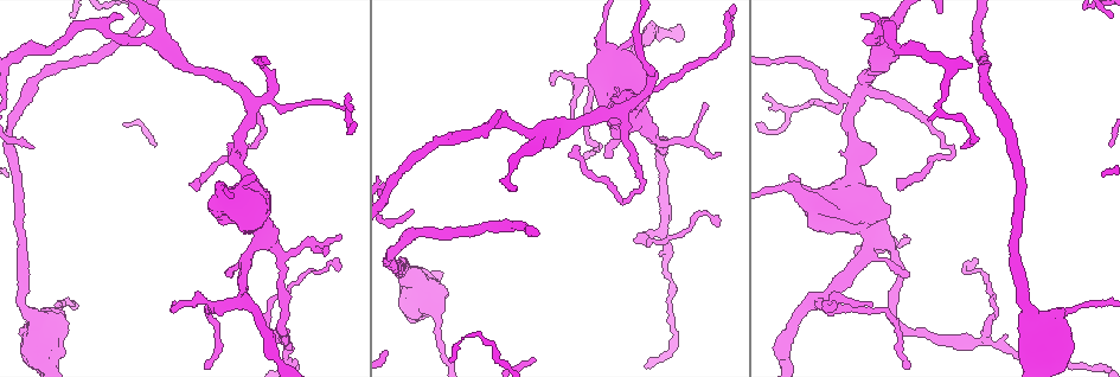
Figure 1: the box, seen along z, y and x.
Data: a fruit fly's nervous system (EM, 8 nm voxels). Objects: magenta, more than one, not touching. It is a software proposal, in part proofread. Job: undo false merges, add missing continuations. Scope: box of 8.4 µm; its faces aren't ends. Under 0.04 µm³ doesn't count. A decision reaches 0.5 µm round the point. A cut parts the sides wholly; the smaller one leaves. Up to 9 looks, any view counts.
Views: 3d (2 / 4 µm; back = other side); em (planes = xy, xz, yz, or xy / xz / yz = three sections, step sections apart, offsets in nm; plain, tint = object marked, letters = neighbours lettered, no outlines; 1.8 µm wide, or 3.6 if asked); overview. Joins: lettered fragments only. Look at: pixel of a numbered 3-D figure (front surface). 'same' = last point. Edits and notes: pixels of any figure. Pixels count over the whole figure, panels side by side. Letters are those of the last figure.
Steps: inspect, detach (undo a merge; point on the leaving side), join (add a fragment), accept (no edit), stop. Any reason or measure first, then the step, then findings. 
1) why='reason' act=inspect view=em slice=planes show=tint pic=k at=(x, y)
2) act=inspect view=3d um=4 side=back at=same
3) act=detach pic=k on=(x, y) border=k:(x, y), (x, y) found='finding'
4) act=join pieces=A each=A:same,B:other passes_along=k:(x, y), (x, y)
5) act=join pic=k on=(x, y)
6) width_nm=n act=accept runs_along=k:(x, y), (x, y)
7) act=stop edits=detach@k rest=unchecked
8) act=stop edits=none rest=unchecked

why='thin end' act=inspect view=3d um=4 pic=1 at=(33, 146)

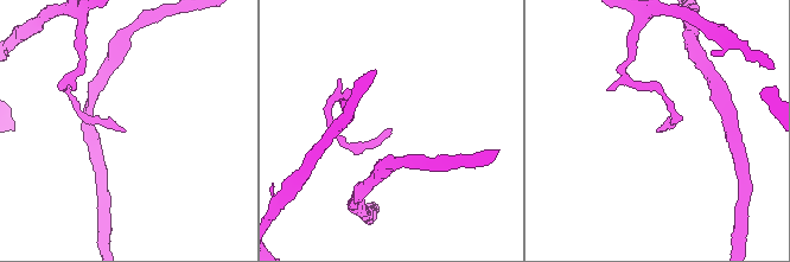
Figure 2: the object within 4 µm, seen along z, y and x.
act=inspect view=em slice=planes show=letters pic=2 at=(390, 129)

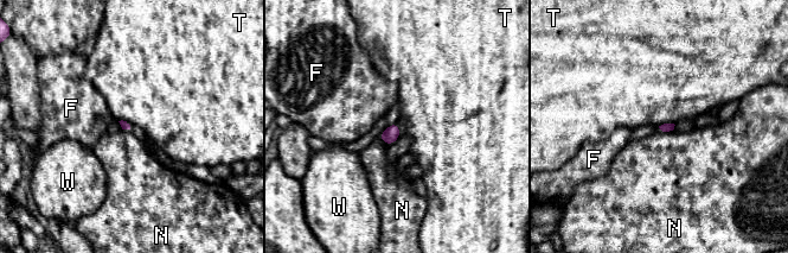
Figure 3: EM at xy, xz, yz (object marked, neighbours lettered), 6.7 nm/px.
act=accept each=F:other,N:other,T:other,W:other found='none of them fits'

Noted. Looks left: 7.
why='free end' act=inspect view=3d um=2 pic=1 at=(200, 180)

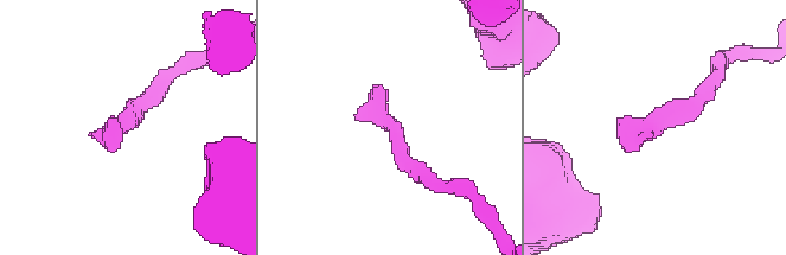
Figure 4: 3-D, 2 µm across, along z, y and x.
act=inspect view=em slice=planes show=letters pic=4 at=(623, 121)

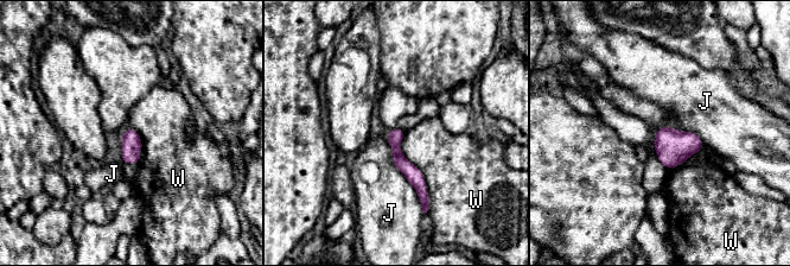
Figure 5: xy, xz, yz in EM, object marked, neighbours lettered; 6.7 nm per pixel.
act=accept each=J:other,W:other runs_along=5:(396, 131), (399, 159), (424, 198) found='no lettered fragment goes on from it'

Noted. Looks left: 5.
why='sharp bend' act=inspect view=em um=3.6 slice=planes show=letters pic=1 at=(286, 317)

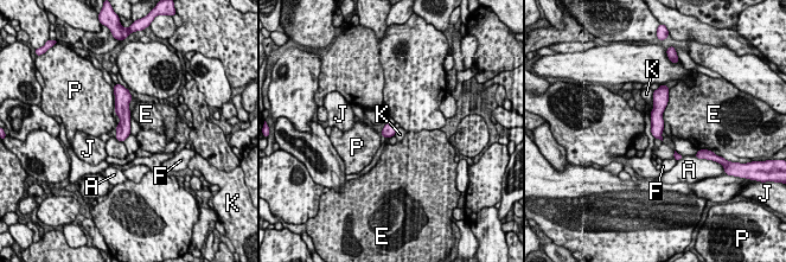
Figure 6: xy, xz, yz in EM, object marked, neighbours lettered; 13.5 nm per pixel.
width_nm=170 act=accept each=A:other,E:other,F:other,J:other,K:other,P:other border=6:(653, 91), (651, 112) found='continuous, no second cell'

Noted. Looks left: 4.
why='tapers out' act=inspect view=3d um=4 pic=1 at=(720, 224)

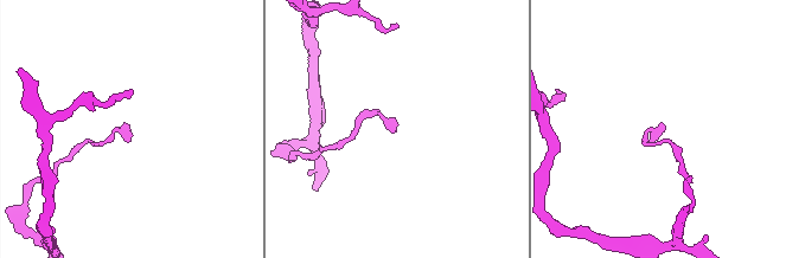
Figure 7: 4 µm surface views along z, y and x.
why='shape alone is not enough' act=inspect view=em um=3.6 slice=planes show=letters pic=7 at=(662, 124)

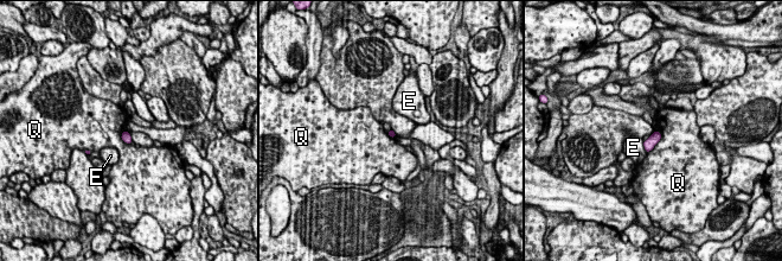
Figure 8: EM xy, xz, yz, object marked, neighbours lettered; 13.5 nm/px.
act=accept each=E:other,Q:other border=8:(660, 132), (660, 139), (647, 152) found='no lettered fragment goes on from it'

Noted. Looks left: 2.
act=stop edits=none rest=unchecked

